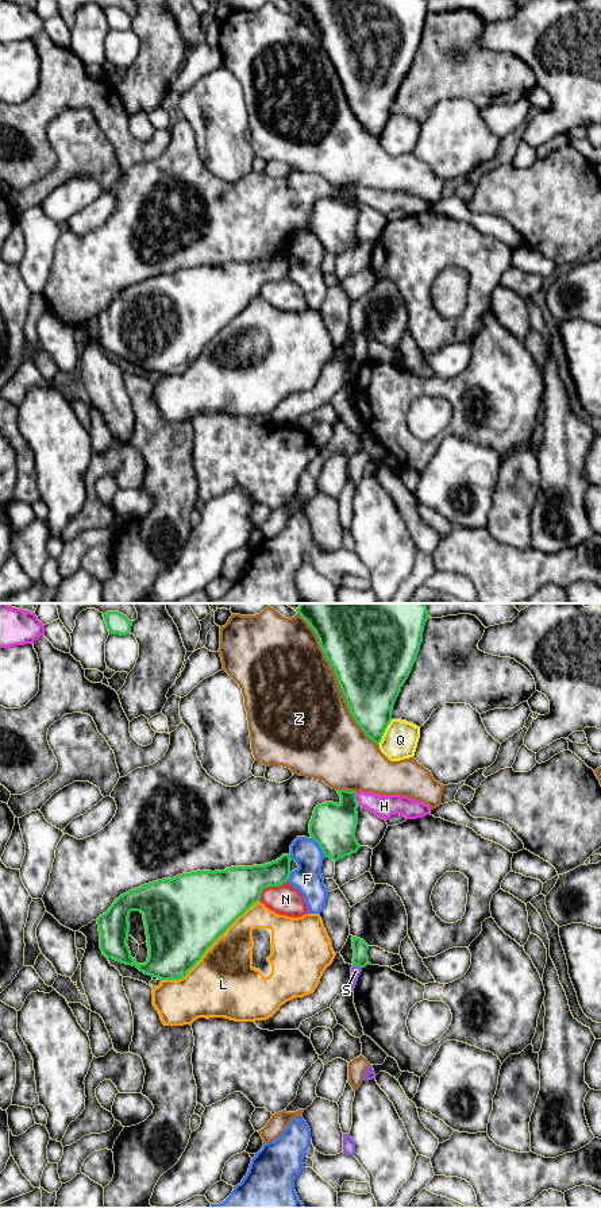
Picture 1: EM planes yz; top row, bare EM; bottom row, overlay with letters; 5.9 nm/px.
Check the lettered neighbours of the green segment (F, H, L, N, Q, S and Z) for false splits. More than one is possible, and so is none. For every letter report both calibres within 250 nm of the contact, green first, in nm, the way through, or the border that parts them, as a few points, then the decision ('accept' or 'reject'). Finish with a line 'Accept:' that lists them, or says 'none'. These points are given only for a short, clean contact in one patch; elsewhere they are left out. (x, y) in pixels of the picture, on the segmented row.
F: 280/180 nm | reject
H: 280/140 nm | reject
L: 480/400 nm | reject
N: 280/180 nm | reject
Q: 300/220 nm | reject
S: 90/60 nm | along yz (353, 964), (361, 968) | reject
Z: 480/500 nm | reject
Accept: none

